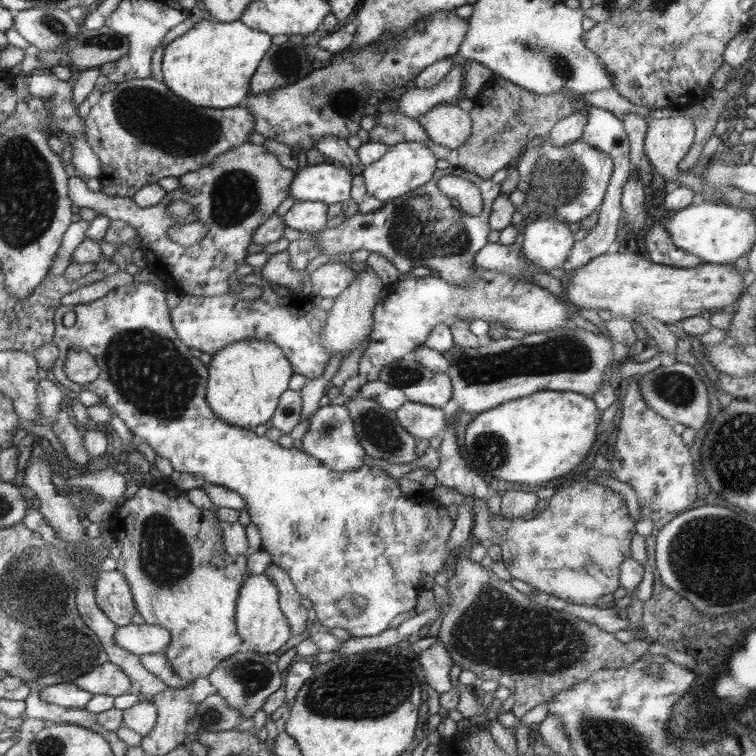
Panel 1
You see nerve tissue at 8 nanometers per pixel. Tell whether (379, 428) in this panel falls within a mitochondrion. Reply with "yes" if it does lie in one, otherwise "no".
yes

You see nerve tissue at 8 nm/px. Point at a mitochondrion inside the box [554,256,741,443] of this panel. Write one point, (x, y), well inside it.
(678, 388)

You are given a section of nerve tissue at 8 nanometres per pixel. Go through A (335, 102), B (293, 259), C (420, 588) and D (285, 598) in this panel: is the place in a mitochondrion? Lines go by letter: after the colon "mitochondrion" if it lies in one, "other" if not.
A: mitochondrion
B: other
C: other
D: other

